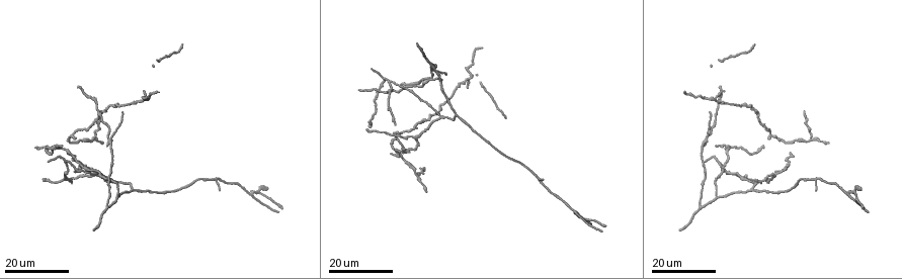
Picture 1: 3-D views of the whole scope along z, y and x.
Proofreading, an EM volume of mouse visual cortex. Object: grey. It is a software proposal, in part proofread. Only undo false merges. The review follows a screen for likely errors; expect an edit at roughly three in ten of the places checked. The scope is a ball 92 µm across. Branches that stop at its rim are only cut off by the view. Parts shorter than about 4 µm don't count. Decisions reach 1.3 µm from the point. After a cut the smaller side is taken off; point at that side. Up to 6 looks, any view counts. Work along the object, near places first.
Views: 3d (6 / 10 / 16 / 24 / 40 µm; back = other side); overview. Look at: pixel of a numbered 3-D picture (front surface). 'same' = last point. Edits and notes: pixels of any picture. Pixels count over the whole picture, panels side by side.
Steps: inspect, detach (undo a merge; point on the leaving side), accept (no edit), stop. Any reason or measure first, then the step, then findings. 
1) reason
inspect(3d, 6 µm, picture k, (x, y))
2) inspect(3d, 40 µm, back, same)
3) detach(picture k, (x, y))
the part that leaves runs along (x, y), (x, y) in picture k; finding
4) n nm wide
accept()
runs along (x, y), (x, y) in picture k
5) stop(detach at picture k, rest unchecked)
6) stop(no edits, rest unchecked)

arms part here
inspect(3d, 16 µm, picture 1, (439, 80))

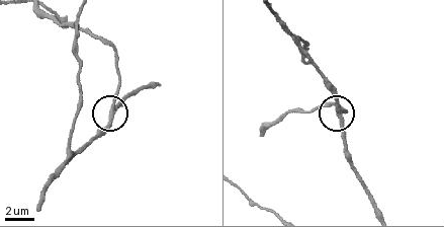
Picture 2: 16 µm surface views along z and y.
closer look
inspect(3d, 10 µm, picture 2, (338, 111))

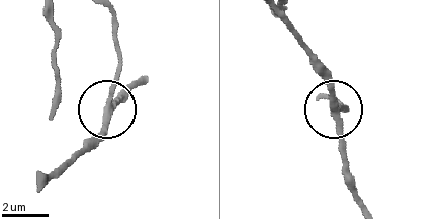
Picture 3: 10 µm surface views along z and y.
240 nm wide
accept()
one neuron here

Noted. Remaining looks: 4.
three-way junction
inspect(3d, 16 µm, picture 1, (470, 80))

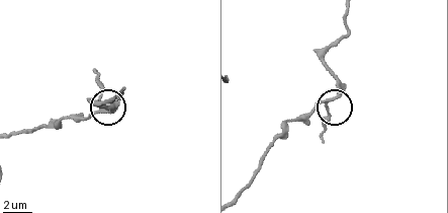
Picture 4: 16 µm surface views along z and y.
inspect(3d, 6 µm, picture 4, (326, 102))

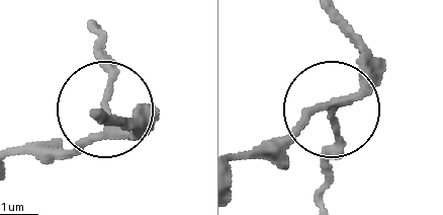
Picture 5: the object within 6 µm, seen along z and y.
3 arms
accept()
runs along (242, 157), (271, 151), (348, 96), (358, 77), (351, 31) in picture 5; continuous, no second neuron

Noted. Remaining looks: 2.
side arm on a straight run
inspect(3d, 16 µm, picture 1, (120, 183))

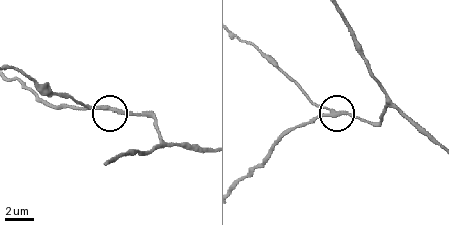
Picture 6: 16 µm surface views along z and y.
inspect(3d, 6 µm, picture 6, (106, 106))

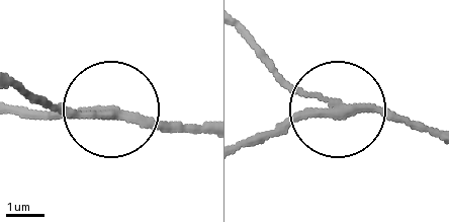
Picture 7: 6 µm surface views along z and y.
3 arms
accept()
runs along (245, 144), (335, 112), (248, 38) in picture 7; one neuron here

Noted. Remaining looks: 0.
stop(no edits, rest unchecked)

